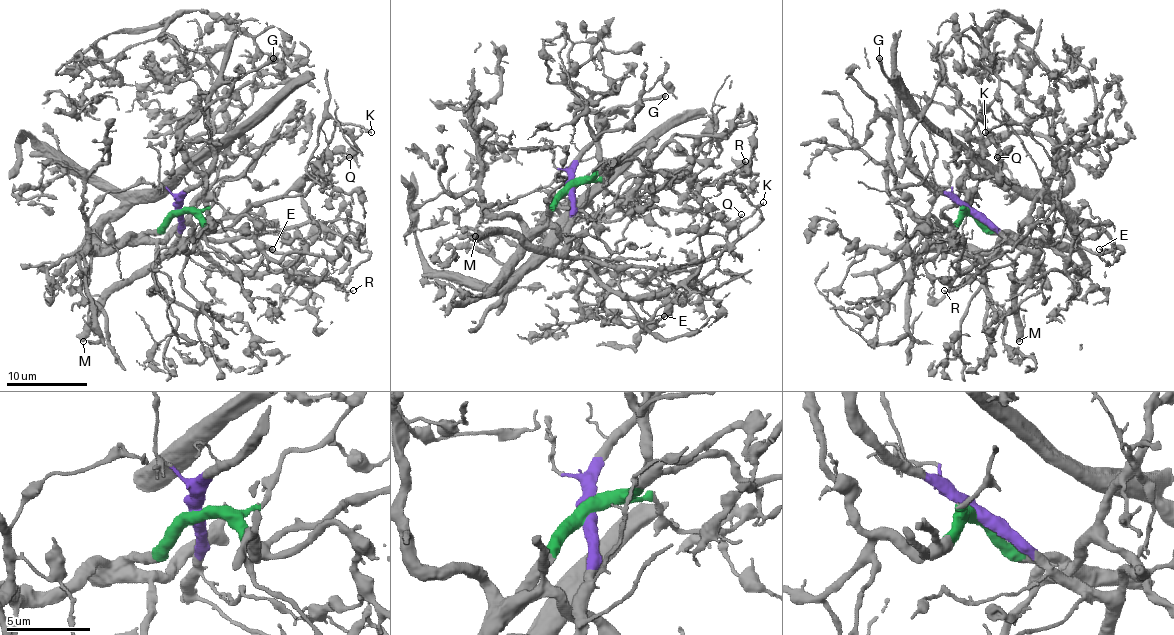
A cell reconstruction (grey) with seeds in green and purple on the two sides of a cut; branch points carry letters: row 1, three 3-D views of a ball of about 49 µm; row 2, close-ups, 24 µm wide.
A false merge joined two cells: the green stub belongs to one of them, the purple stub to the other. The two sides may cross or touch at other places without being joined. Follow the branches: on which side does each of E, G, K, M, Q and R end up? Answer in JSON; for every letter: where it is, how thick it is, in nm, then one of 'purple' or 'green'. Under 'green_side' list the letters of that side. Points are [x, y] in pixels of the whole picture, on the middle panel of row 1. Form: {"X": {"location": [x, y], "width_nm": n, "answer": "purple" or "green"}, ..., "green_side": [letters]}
{"E": {"location": [664, 316], "width_nm": 100, "answer": "purple"}, "G": {"location": [665, 96], "width_nm": 420, "answer": "purple"}, "K": {"location": [763, 202], "width_nm": 280, "answer": "purple"}, "M": {"location": [475, 236], "width_nm": 550, "answer": "purple"}, "Q": {"location": [741, 214], "width_nm": 180, "answer": "green"}, "R": {"location": [745, 161], "width_nm": 140, "answer": "purple"}, "green_side": ["Q"]}

